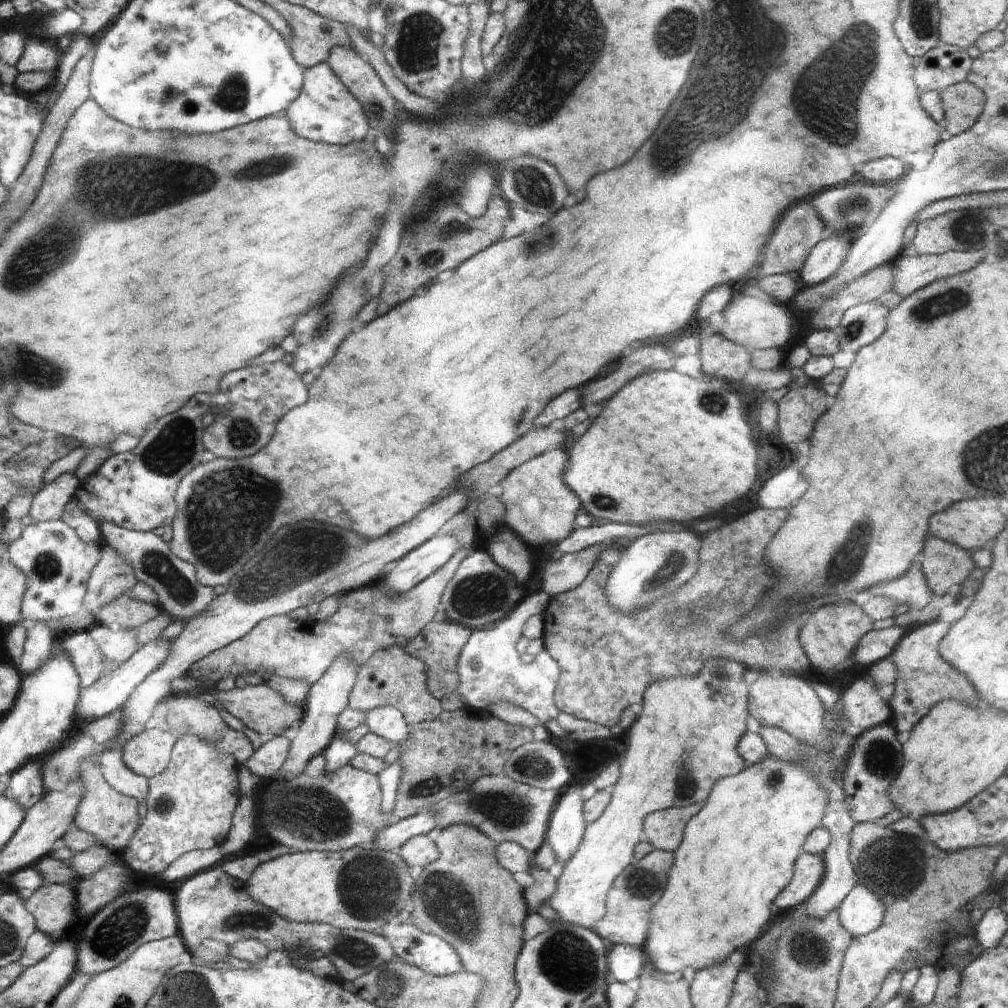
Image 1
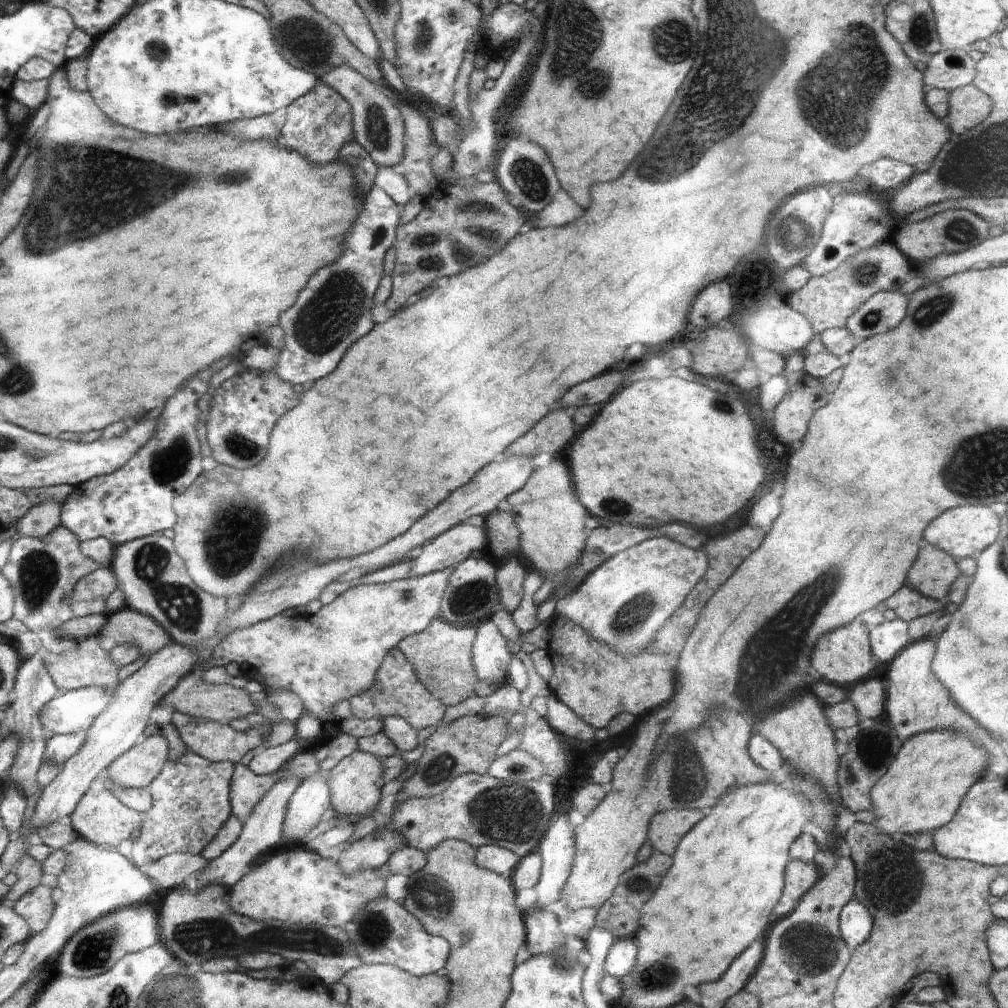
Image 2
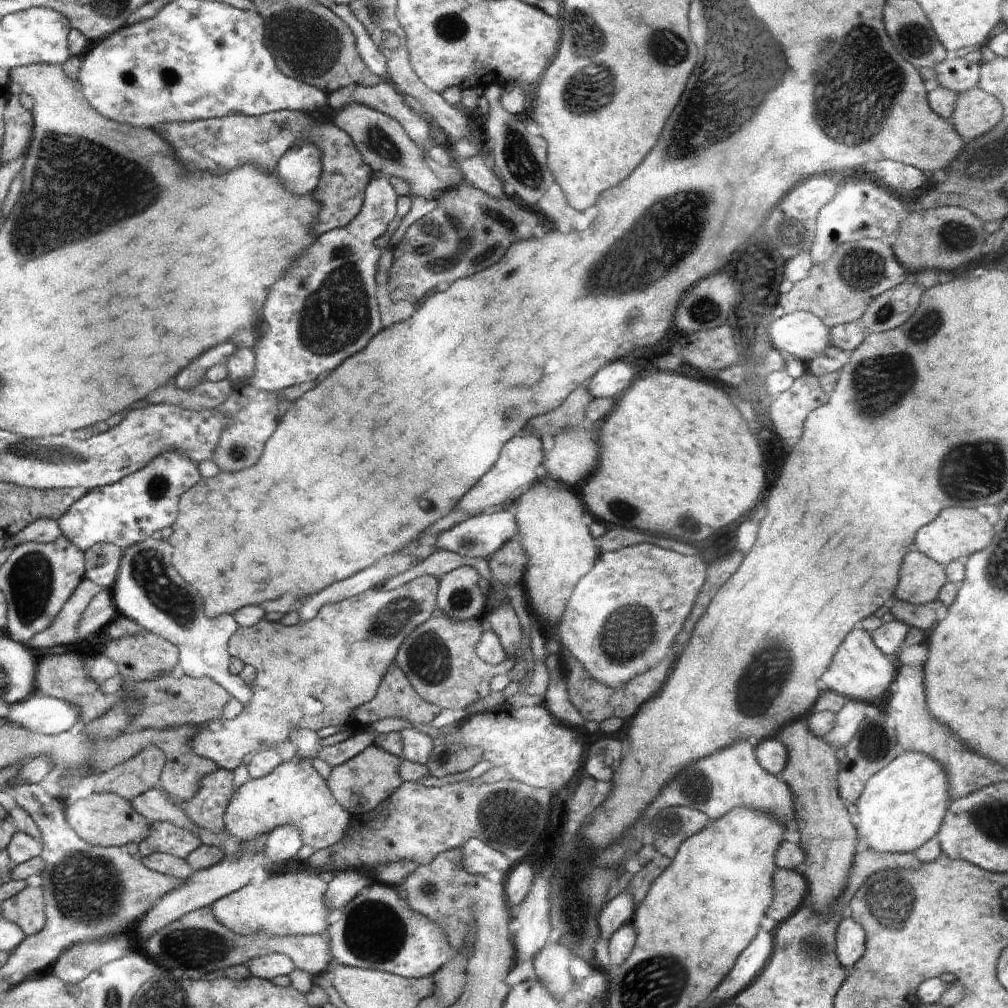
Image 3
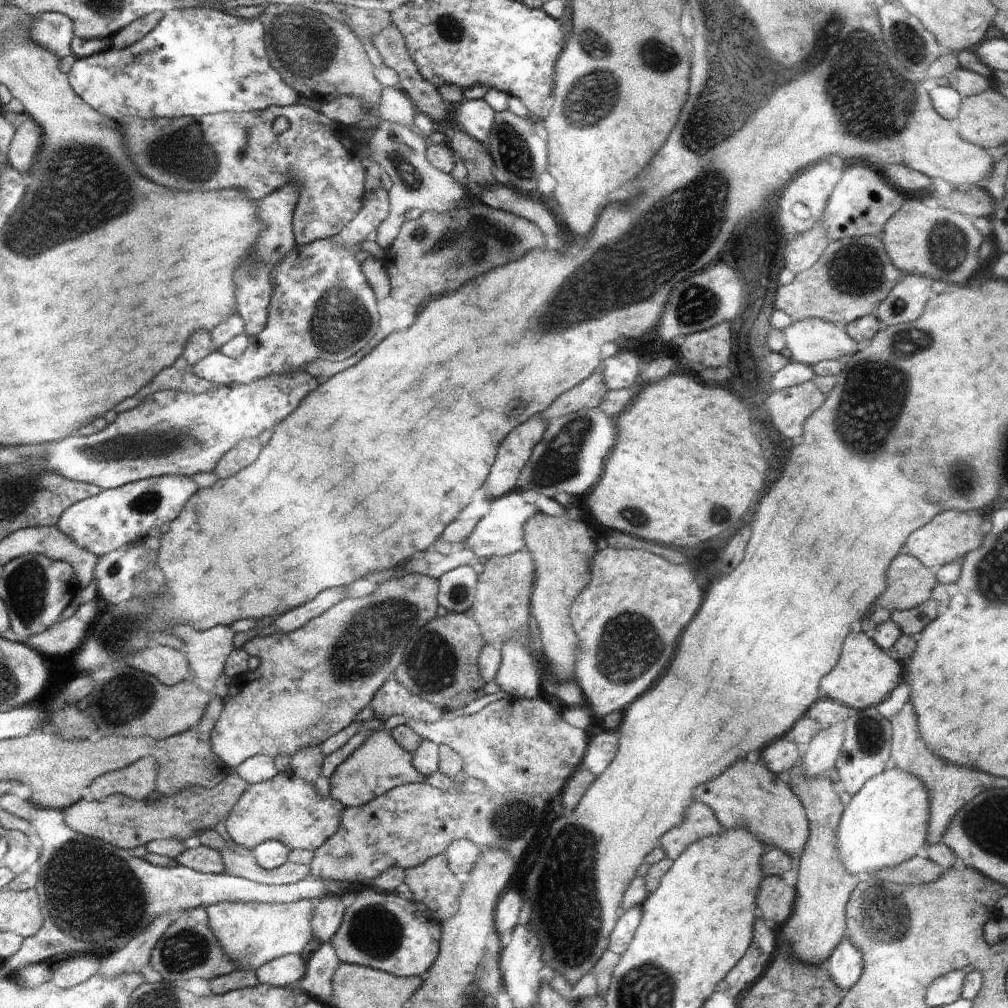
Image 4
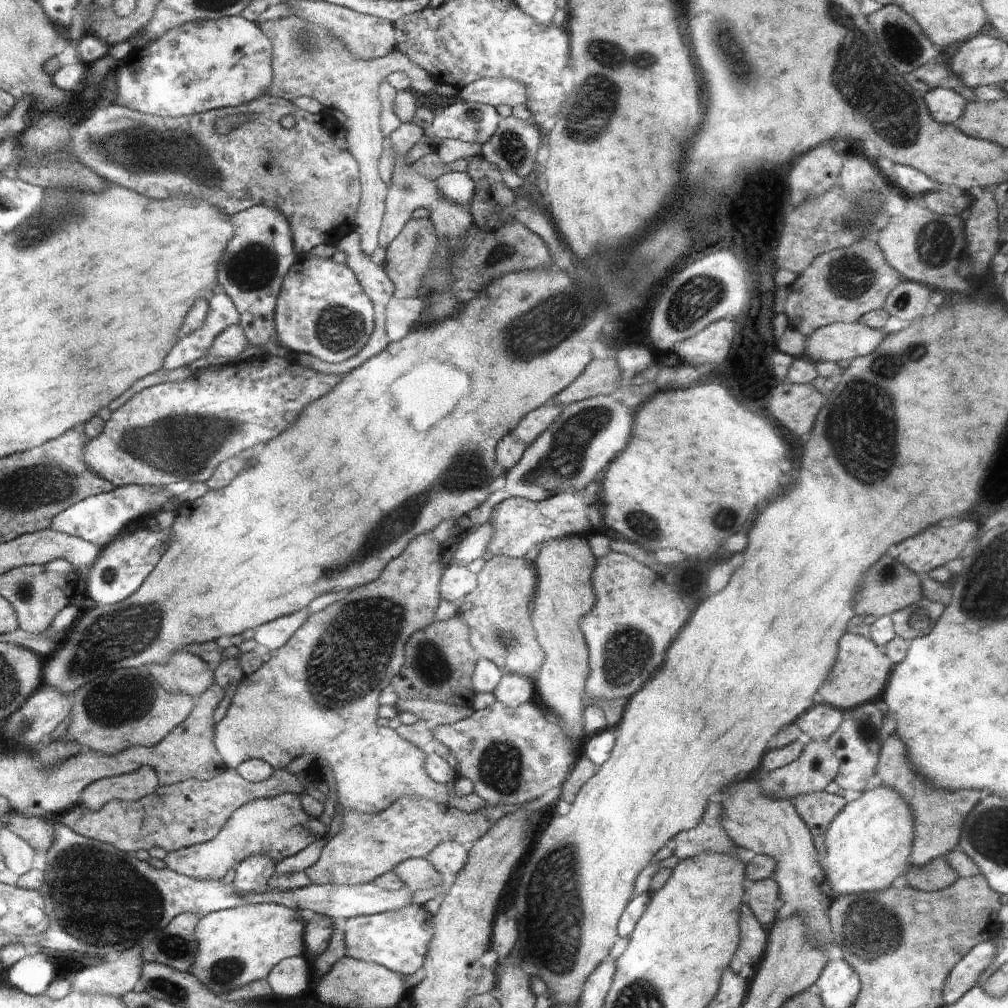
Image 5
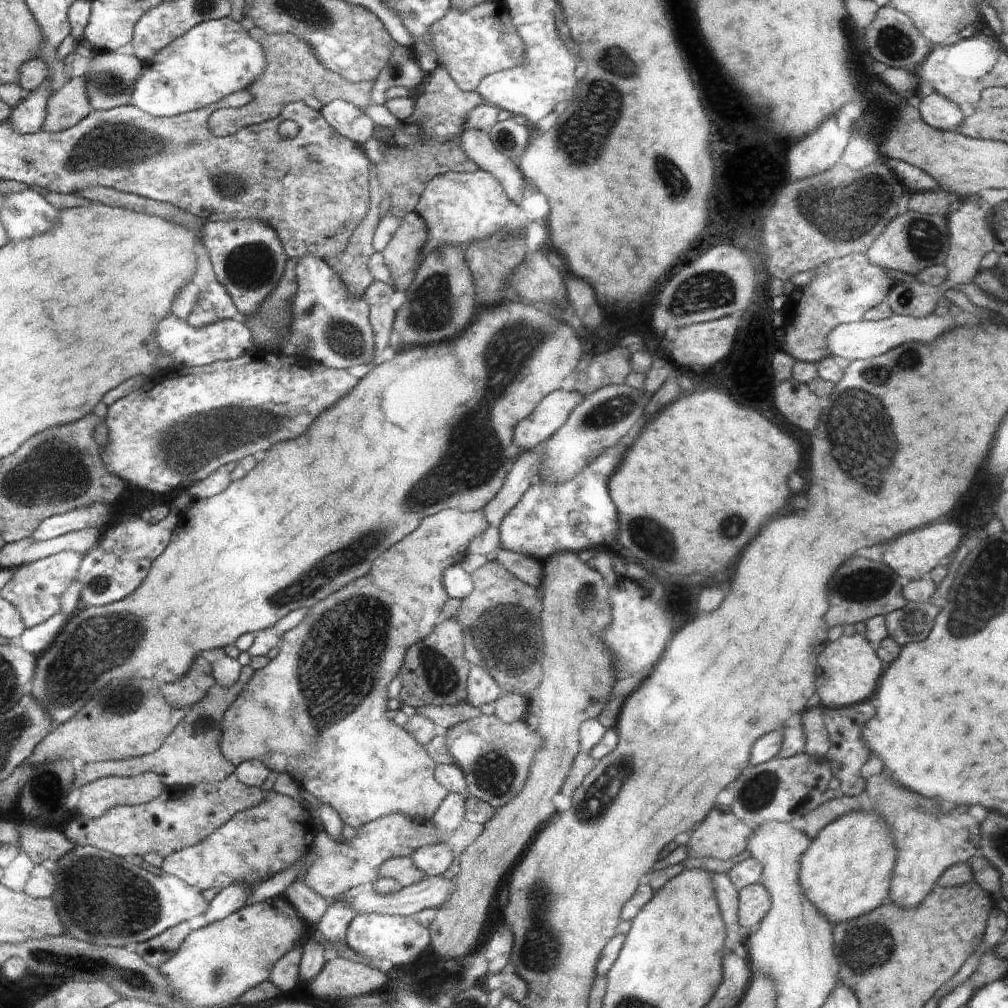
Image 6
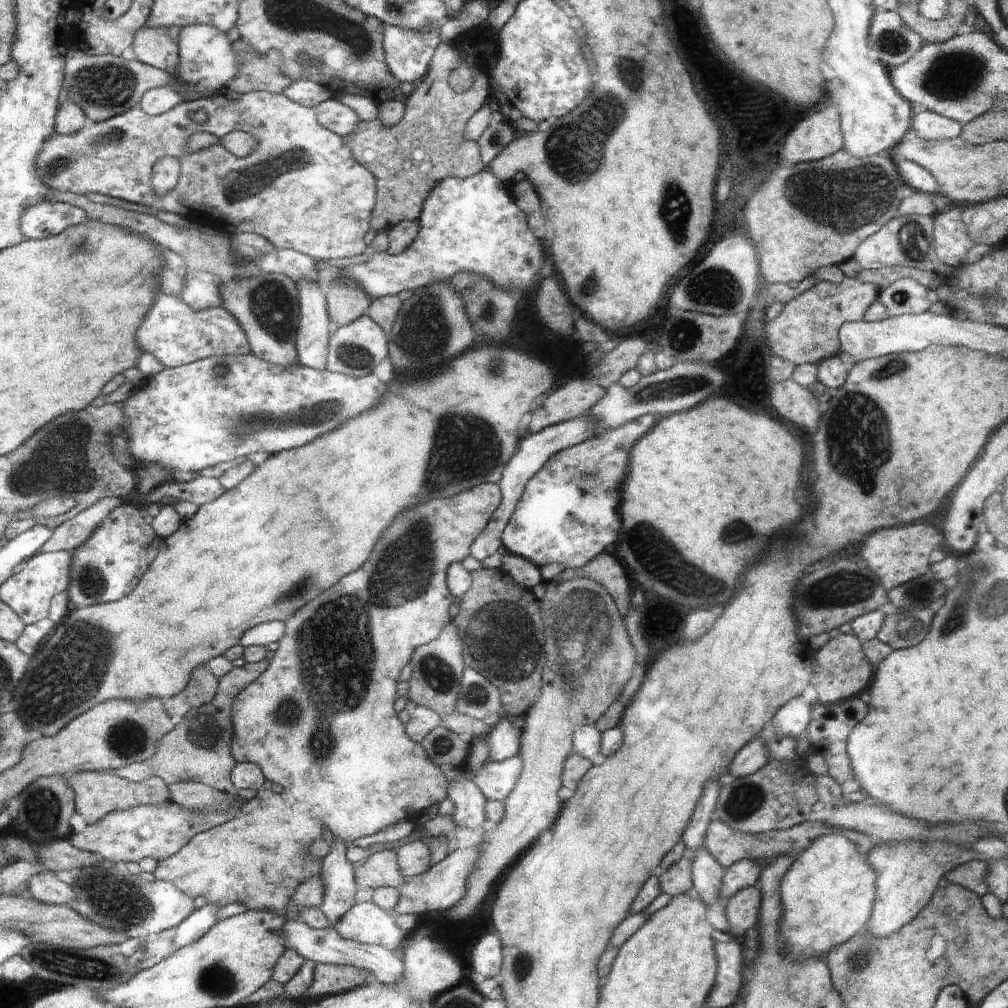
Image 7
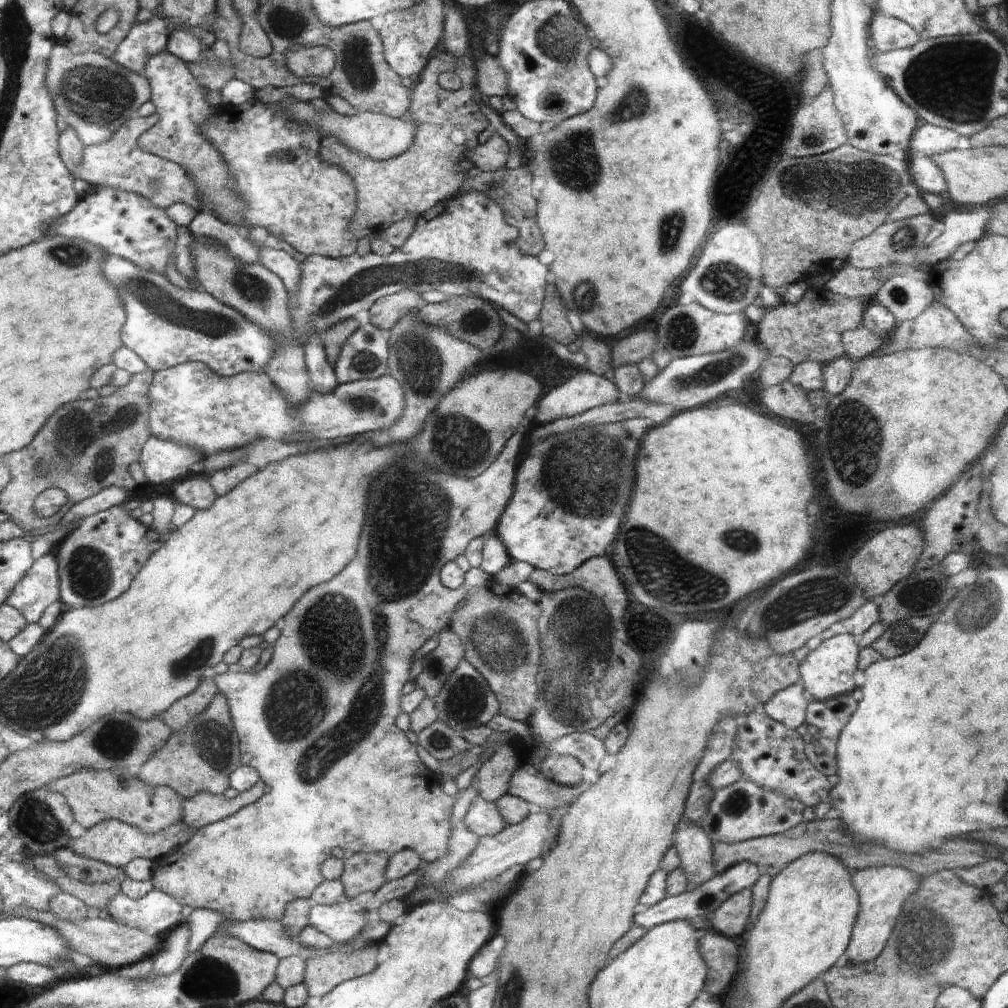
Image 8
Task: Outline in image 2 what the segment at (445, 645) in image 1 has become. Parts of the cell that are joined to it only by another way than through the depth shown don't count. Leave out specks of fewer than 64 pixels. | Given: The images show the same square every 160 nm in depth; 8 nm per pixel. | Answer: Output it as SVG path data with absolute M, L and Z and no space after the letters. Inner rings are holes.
M434 618L422 634L403 638L398 647L413 664L423 685L446 707L472 696L479 681L473 667L471 646L476 636L476 625L452 626L442 618Z

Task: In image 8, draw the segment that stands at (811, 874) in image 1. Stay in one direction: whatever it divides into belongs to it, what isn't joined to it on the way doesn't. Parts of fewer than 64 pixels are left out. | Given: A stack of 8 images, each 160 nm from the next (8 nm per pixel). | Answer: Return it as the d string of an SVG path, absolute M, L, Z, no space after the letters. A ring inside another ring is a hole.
M750 888L730 895L710 916L714 931L725 937L740 936L748 930L752 906Z

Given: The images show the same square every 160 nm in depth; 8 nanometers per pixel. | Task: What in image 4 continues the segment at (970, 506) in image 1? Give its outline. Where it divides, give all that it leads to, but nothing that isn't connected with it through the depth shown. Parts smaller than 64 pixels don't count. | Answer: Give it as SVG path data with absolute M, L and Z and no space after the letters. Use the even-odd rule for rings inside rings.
M948 510L948 512L942 512L936 518L932 518L926 526L918 528L914 534L910 534L908 542L906 542L906 550L936 574L938 568L942 568L944 564L966 556L970 550L976 550L982 544L980 526L982 526L980 514Z

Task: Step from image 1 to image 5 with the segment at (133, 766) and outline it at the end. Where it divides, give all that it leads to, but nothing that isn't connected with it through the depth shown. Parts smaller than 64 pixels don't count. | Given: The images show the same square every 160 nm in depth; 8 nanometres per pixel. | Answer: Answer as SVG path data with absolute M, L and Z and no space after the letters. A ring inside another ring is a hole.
M142 765L134 774L114 775L94 781L77 797L79 804L97 811L112 800L137 801L148 797L158 788L158 780L151 766Z

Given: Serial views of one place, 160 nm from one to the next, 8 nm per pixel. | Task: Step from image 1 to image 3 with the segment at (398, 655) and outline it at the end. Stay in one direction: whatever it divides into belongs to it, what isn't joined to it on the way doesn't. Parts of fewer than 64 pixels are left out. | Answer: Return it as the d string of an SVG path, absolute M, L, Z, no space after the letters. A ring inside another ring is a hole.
M395 660L390 664L388 670L385 672L384 678L372 700L361 704L354 710L352 720L356 724L366 728L376 722L377 720L384 720L387 718L401 718L409 723L422 723L428 725L433 718L436 718L442 709L435 704L426 702L410 684L404 671L396 664Z

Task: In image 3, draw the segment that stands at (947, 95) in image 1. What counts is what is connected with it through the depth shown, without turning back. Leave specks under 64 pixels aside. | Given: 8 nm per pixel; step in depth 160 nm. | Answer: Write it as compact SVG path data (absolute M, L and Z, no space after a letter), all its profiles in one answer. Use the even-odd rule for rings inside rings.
M976 86L959 94L950 120L954 120L958 134L970 142L1000 124L1002 117L998 98Z

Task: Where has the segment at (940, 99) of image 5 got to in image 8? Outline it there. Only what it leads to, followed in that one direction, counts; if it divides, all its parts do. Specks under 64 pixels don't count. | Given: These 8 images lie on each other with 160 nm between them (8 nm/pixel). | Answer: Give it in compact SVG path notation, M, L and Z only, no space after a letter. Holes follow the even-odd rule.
M920 123L911 136L909 150L912 150L912 155L922 154L931 158L932 155L940 152L958 148L958 144L960 144L960 136L956 134L956 130Z

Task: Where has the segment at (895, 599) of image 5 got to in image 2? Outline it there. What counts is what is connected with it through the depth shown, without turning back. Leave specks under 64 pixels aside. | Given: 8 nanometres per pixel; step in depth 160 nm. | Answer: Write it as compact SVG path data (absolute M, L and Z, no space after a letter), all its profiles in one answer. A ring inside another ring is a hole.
M922 546L918 560L910 568L910 584L930 598L944 598L950 590L950 584L958 578L958 568L954 560L934 546Z

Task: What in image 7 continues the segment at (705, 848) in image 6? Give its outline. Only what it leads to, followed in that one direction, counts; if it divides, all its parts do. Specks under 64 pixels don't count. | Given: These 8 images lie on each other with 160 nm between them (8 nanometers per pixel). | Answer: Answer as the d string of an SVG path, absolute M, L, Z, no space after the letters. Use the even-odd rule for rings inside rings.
M714 818L708 825L704 847L706 847L706 850L708 850L722 866L728 867L732 862L742 859L754 861L758 860L758 858L772 858L776 855L790 855L794 858L800 851L808 848L819 836L828 833L840 833L842 836L854 841L863 854L868 854L868 850L874 846L874 842L870 842L868 836L858 834L856 831L830 827L825 821L806 820L789 829L778 829L758 834L750 834L748 832L740 832L740 830L730 826L728 827L728 824Z

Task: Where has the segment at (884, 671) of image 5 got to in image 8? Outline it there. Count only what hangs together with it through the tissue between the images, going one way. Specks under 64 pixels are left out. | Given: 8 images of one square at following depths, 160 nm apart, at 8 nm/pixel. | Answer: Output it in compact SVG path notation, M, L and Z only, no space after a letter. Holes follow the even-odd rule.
M850 634L836 635L824 640L815 650L811 650L799 666L799 678L804 689L814 699L823 701L832 697L840 697L846 693L859 690L854 677L858 670L859 649L857 642Z

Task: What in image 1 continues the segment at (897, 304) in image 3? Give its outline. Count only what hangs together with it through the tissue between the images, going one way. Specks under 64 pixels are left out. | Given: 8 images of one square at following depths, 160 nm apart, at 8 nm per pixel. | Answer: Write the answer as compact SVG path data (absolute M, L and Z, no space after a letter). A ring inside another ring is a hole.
M876 302L861 303L846 310L836 328L840 350L856 352L864 344L880 338L886 328L886 314L888 310Z

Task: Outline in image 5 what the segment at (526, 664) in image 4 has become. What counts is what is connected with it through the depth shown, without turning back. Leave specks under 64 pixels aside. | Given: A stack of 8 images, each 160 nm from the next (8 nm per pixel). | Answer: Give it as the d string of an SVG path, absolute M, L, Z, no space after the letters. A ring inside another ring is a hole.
M503 673L498 686L494 689L496 701L503 705L516 708L519 704L532 698L532 682L526 676L516 673Z

